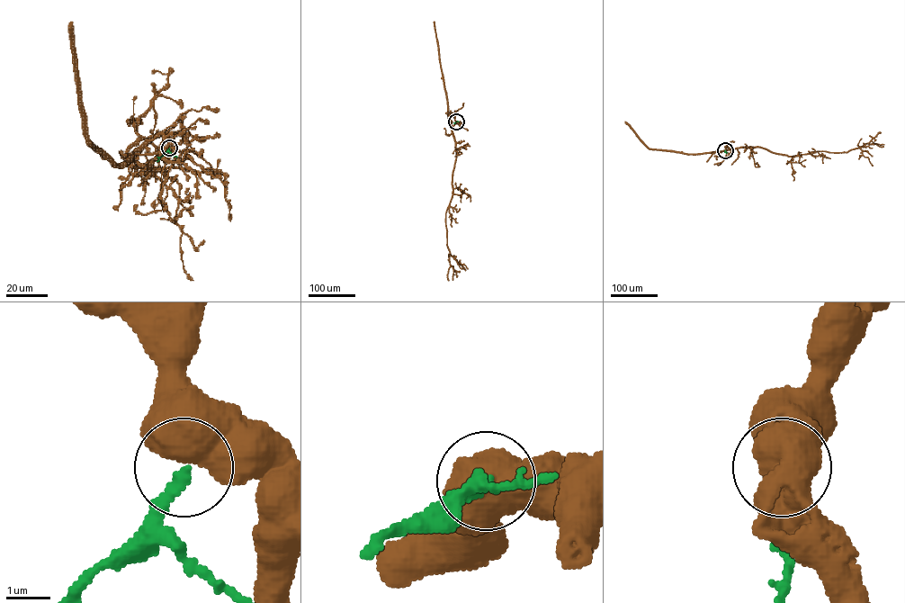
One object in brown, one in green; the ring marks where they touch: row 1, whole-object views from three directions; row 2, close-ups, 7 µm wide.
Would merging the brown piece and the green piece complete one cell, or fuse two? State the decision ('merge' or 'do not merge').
do not merge

